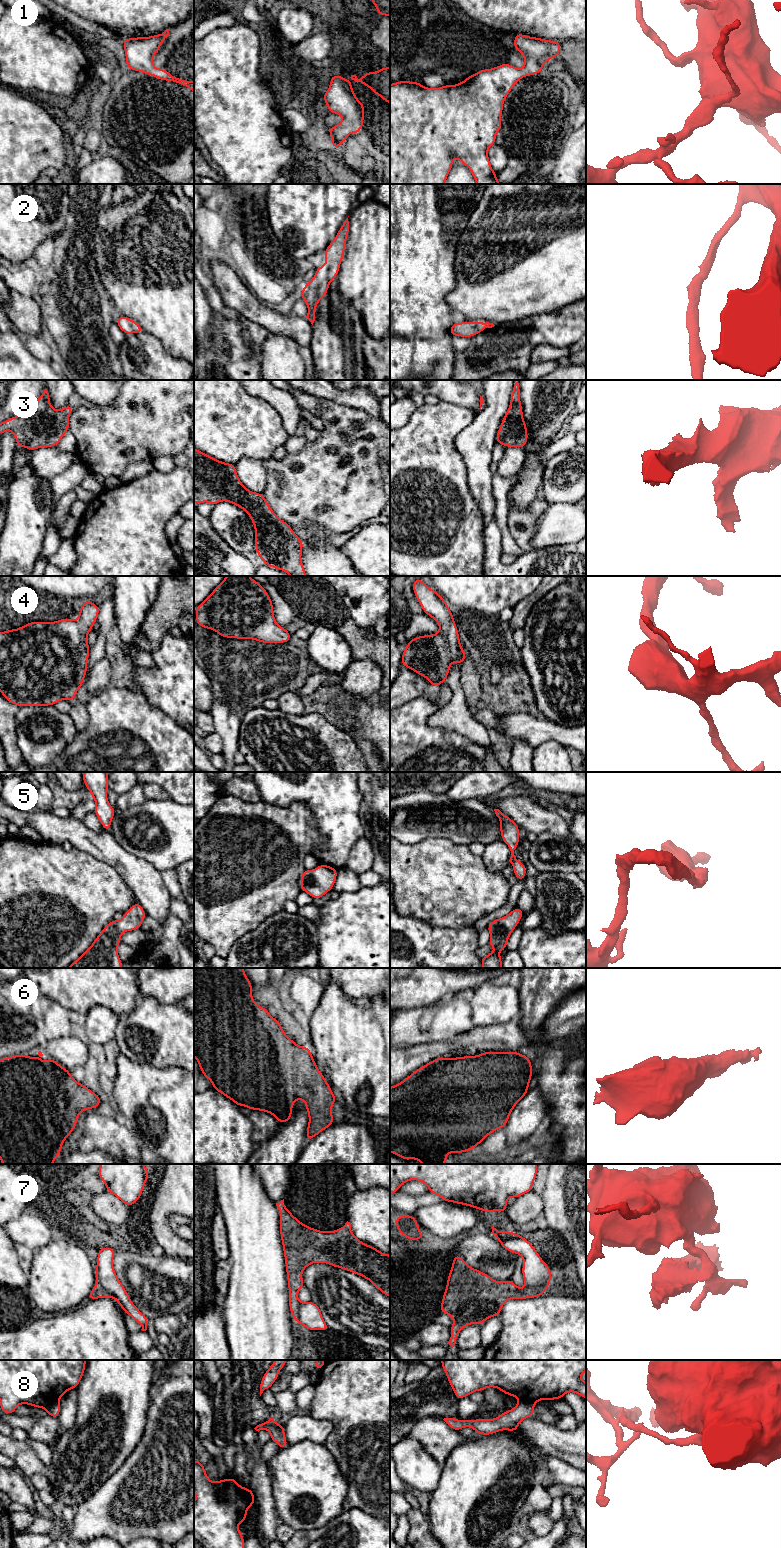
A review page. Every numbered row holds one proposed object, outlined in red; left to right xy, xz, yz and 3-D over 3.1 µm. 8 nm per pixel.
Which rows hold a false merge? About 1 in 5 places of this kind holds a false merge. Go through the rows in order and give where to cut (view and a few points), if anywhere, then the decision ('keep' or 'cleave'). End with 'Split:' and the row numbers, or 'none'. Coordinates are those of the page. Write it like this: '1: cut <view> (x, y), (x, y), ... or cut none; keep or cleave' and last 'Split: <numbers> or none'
1: cut none; keep
2: cut none; keep
3: cut none; keep
4: cut none; keep
5: cut none; keep
6: cut none; keep
7: cut yz (526, 1284), (540, 1287), (545, 1291); cleave
8: cut xz (247, 1488), (249, 1498), (254, 1503); cleave
Split: 7, 8

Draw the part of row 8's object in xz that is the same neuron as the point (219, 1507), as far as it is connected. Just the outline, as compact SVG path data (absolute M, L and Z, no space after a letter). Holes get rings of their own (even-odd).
M199 1459L194 1461L194 1548L244 1548L245 1539L238 1524L247 1519L247 1510L254 1505L248 1488L240 1486L233 1478L214 1483L208 1477Z

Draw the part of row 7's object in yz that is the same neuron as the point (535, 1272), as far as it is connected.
M492 1226L491 1232L507 1251L523 1257L522 1276L526 1285L546 1292L551 1282L551 1269L542 1260L534 1246L522 1235L512 1231L499 1231Z

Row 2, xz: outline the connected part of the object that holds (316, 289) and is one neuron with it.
M347 218L341 225L336 237L323 251L326 264L316 268L312 280L306 283L304 288L300 291L300 296L306 302L308 307L306 317L312 325L315 321L316 307L319 300L327 295L327 290L331 281L334 280L339 273L348 235L349 221Z

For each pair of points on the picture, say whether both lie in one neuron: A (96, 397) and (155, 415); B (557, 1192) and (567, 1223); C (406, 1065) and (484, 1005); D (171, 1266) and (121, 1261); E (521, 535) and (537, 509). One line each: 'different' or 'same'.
A: different
B: same
C: different
D: same
E: same

